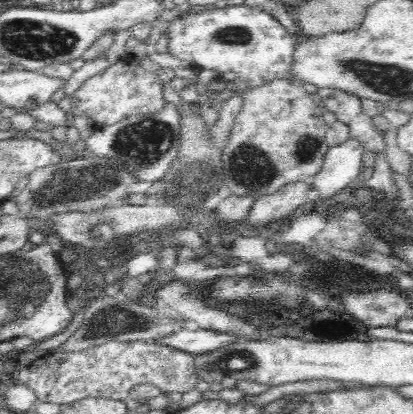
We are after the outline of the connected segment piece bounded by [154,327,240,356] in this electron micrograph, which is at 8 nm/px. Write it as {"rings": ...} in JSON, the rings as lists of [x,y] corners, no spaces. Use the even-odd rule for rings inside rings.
{"rings":[[[180,327],[173,335],[154,340],[158,344],[166,344],[172,348],[180,348],[191,355],[212,352],[216,348],[232,344],[240,336],[228,334],[228,332],[216,332],[214,330],[198,329],[195,331]]]}

